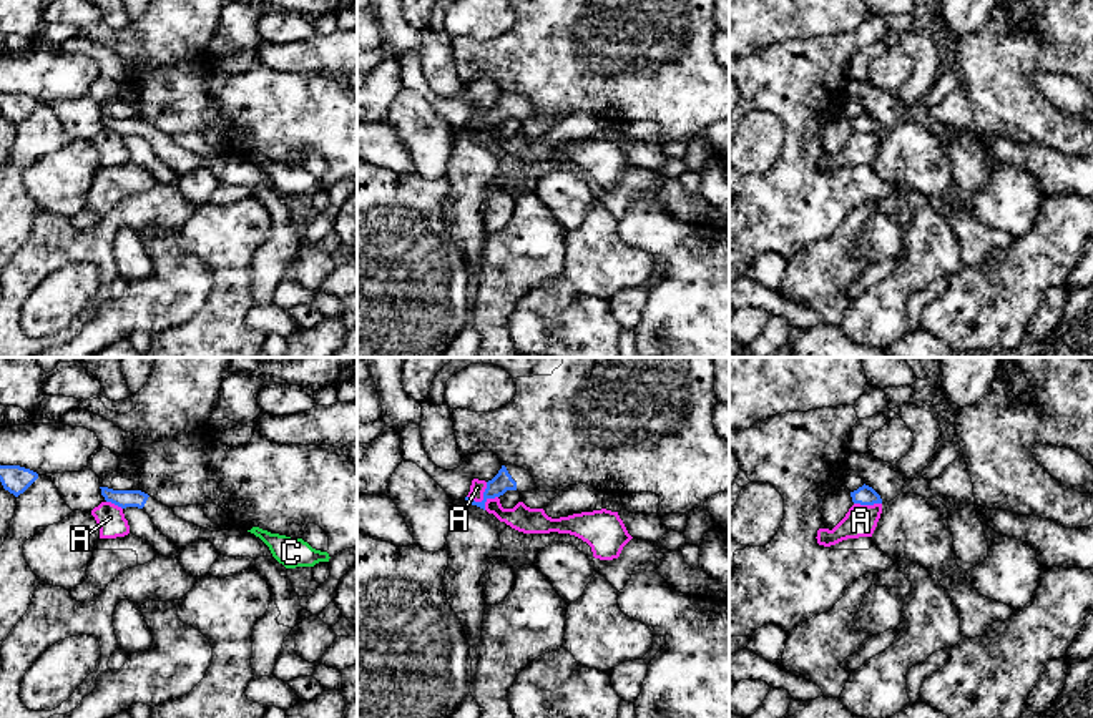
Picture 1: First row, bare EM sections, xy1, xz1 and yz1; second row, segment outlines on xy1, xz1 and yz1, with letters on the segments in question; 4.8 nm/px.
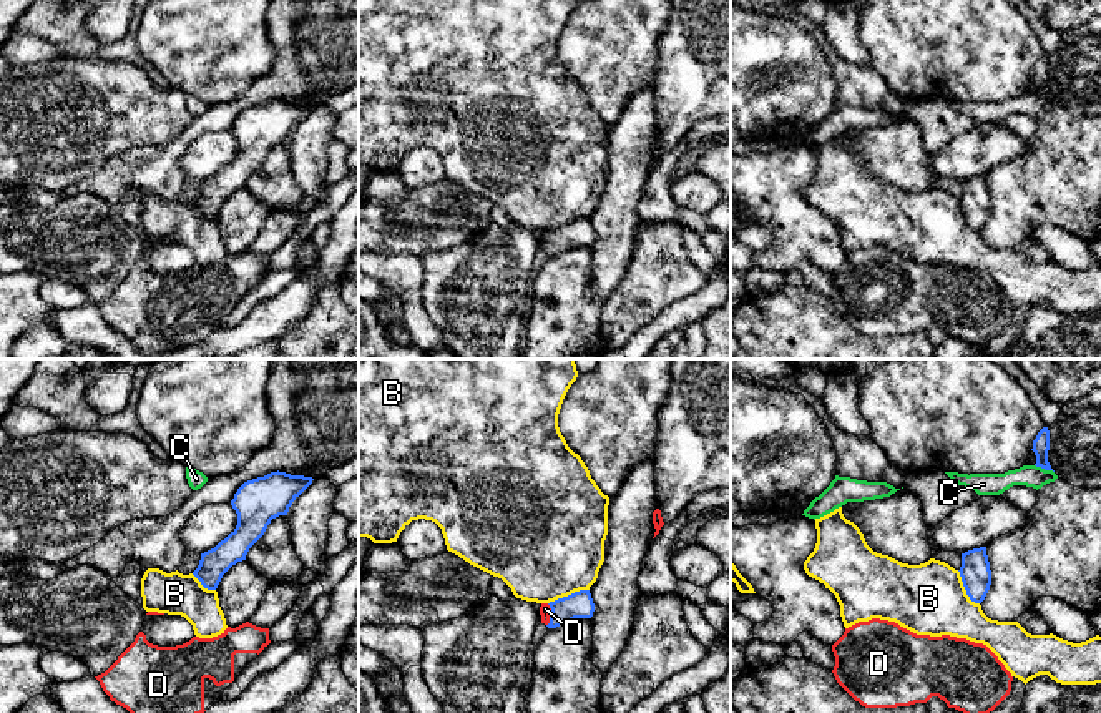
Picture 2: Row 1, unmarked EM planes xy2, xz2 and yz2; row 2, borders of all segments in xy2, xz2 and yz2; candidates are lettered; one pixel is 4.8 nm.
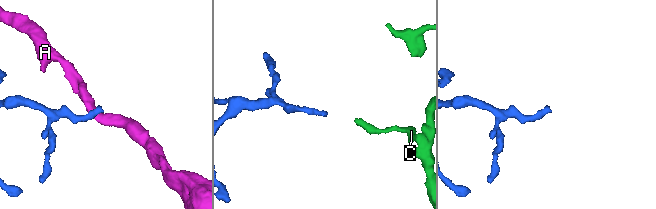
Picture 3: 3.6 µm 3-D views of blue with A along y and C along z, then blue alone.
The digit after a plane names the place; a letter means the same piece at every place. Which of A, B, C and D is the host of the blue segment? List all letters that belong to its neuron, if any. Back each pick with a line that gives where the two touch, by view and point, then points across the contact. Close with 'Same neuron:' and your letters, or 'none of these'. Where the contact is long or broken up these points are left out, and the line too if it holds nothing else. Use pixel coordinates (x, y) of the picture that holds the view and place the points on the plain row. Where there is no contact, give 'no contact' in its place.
D: contact xz2 (550, 243); way xz2 (580, 231), (550, 243), (545, 236)
Same neuron: D

